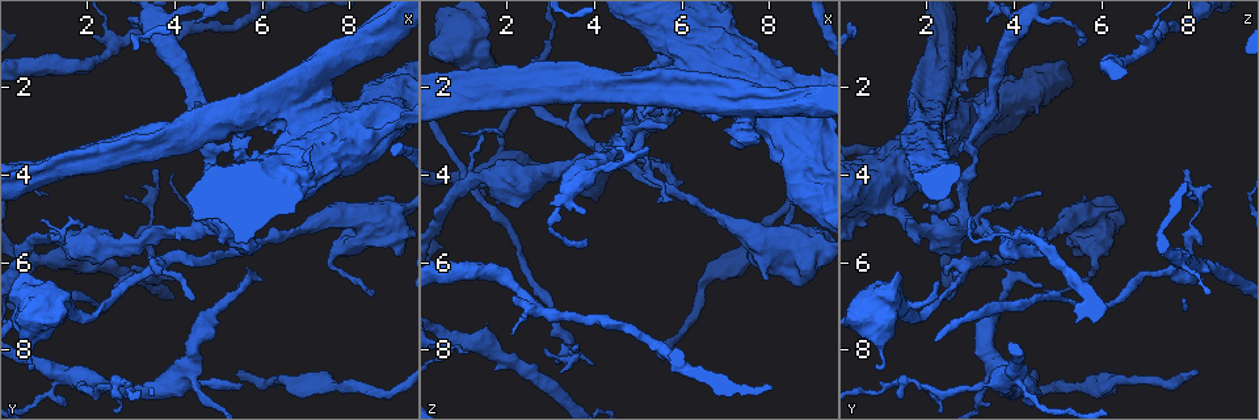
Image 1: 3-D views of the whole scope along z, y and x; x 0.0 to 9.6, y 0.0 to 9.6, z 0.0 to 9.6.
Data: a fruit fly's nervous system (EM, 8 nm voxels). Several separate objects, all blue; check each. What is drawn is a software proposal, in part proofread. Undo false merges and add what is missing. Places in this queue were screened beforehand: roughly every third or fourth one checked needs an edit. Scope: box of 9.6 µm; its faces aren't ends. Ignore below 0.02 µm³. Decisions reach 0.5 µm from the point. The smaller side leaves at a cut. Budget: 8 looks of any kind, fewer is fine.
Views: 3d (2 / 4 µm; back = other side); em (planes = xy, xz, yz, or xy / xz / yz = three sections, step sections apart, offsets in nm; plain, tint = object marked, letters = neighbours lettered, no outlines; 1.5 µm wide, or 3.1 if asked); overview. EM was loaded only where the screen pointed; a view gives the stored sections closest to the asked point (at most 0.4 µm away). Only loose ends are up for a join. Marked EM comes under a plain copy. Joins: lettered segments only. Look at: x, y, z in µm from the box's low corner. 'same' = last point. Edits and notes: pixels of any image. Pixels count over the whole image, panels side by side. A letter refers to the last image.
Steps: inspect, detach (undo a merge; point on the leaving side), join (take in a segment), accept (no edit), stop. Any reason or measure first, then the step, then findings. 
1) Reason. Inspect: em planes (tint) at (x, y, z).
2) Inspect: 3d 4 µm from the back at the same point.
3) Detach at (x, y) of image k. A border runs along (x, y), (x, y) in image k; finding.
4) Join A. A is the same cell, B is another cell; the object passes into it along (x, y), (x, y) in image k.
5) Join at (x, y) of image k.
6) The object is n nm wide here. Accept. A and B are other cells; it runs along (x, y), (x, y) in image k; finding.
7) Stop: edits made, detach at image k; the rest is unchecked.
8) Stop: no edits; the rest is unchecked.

Branch stops here. Inspect: em xz step 4 (letters) at (5.55, 8.50, 8.30).

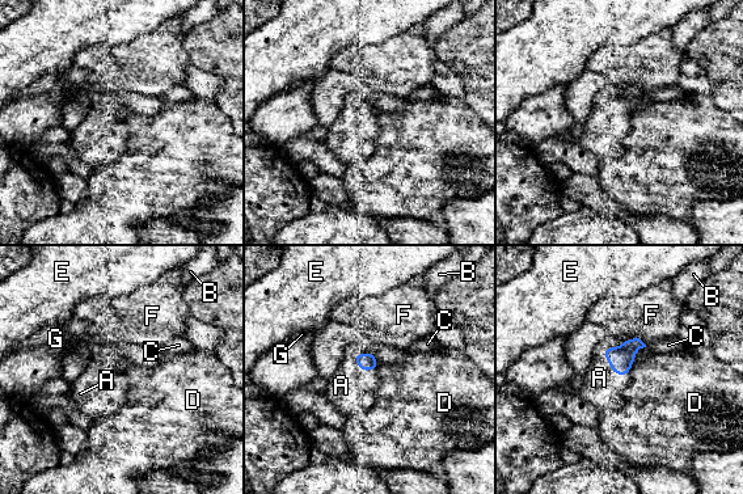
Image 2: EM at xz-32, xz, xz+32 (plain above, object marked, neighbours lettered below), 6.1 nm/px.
Inspect: em planes (letters) at the same point.

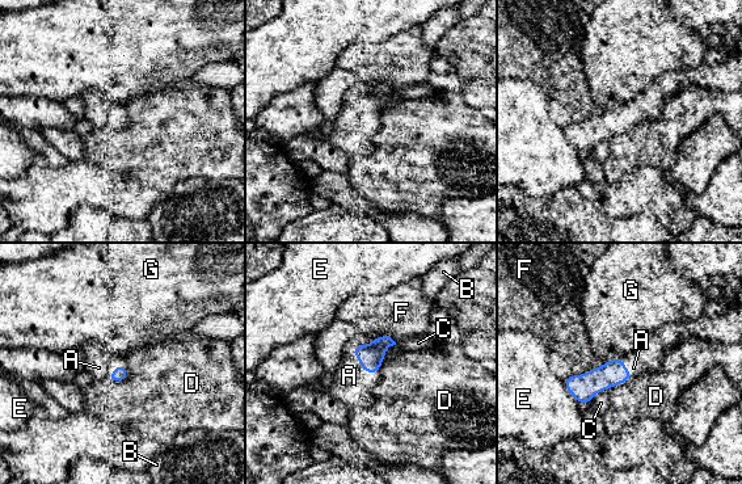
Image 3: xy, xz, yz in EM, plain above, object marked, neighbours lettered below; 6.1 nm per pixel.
Join A. A is the same cell, B, C, D, E, F and G are other cells; it goes on there.

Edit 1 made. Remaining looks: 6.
See it whole again. Inspect: overview.

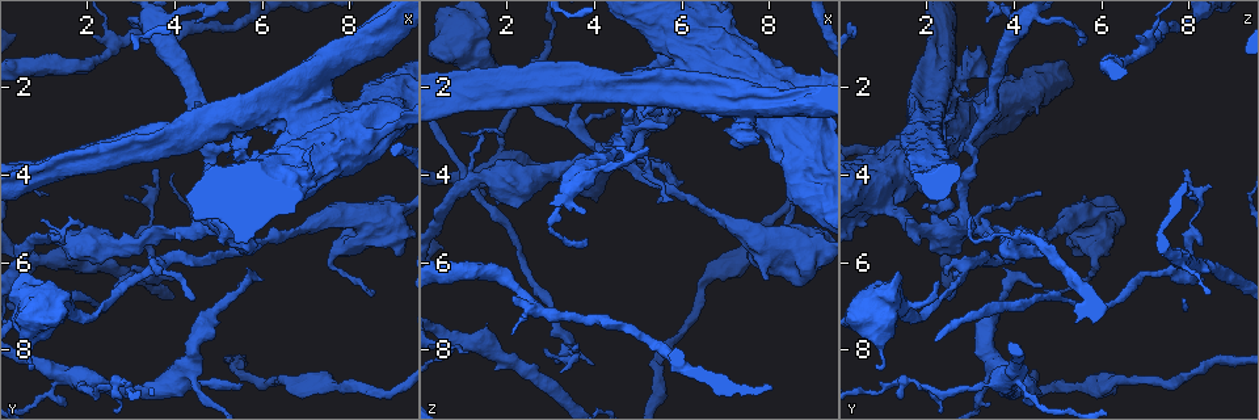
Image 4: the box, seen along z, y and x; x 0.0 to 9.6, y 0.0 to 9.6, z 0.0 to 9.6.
Inspect: em planes (letters) at (4.45, 8.85, 3.35).

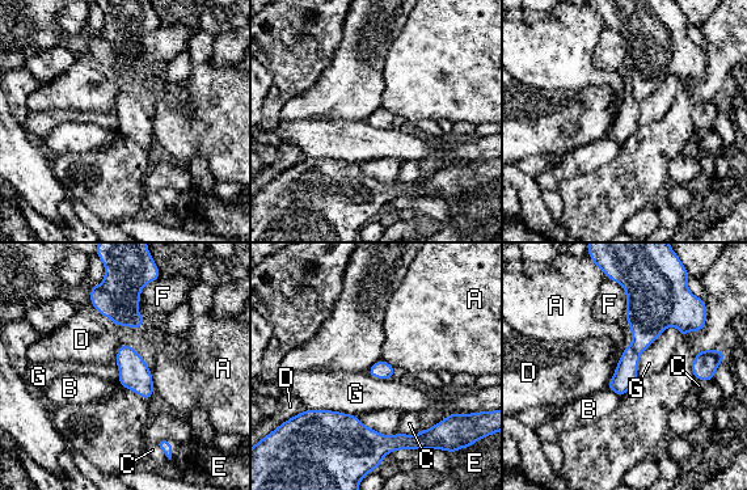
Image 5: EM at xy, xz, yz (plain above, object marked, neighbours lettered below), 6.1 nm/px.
Accept. A, B, C, D, E, F and G are other cells; a border runs along (675, 325), (641, 353), (637, 376) in image 5; one neuron here.

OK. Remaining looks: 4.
An open end. Inspect: em xy step 4 (letters) at (3.70, 6.10, 2.40).

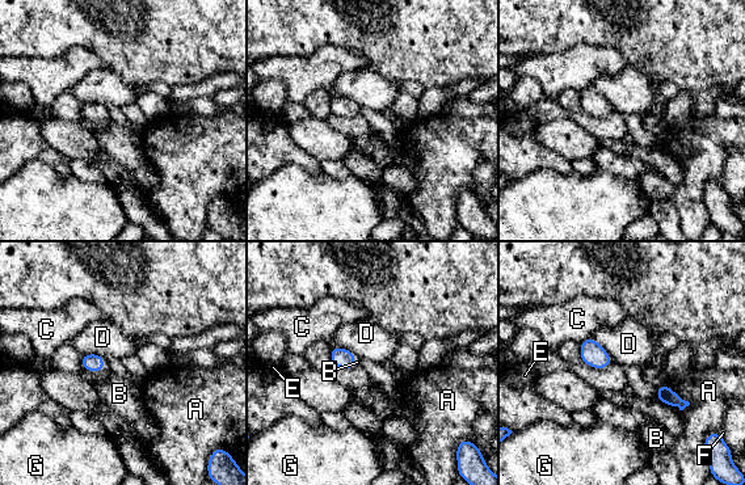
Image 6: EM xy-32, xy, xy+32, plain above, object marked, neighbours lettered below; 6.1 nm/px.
Inspect: em planes (letters) at the same point.

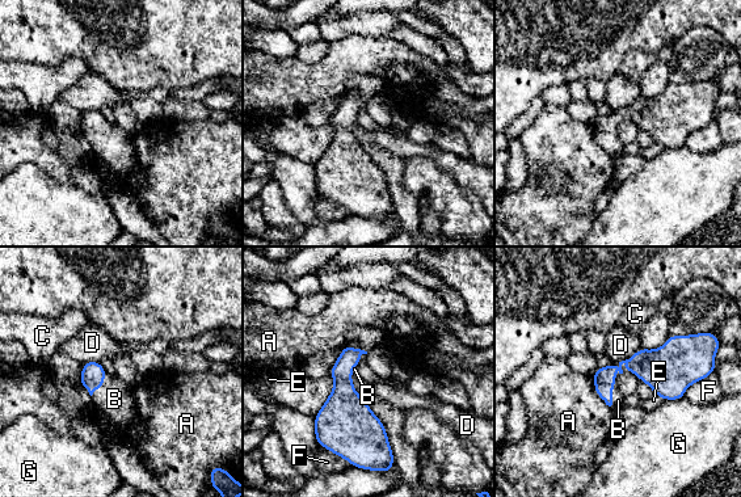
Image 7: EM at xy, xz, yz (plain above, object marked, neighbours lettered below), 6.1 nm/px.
The object is 100 nm wide here. Accept. A, B, C, D, E, F and G are other cells; a border runs along (592, 375), (594, 392), (609, 407) in image 7; no lettered segment goes on from it.

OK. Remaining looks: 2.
Stop: edits made, join at image 3; the rest is unchecked.

